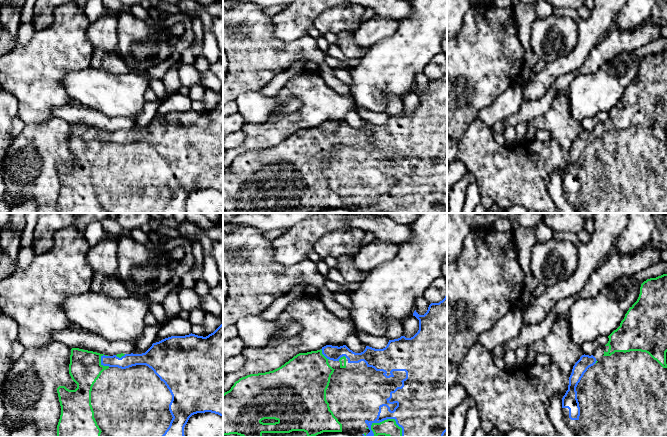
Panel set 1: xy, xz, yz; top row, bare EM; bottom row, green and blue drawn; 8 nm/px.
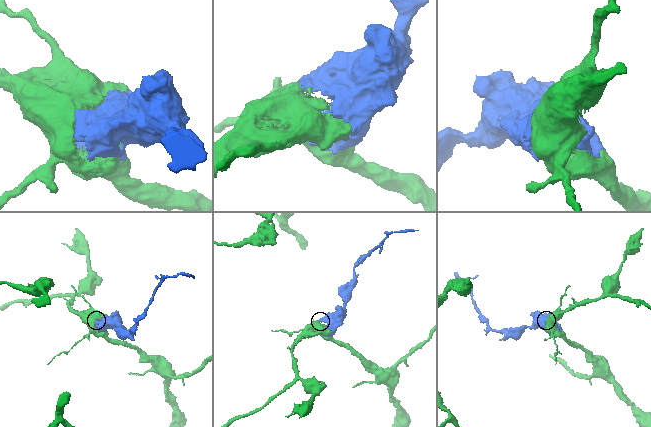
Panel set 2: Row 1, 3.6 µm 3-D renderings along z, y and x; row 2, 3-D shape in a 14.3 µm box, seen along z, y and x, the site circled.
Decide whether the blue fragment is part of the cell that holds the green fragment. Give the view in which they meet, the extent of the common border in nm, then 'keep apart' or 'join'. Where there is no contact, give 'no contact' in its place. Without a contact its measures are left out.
contact in xy; length 120 nm; join

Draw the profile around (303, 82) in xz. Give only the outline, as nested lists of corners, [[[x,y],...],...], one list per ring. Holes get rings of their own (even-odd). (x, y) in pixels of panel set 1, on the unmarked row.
[[[305,71],[291,78],[277,94],[279,100],[295,97],[301,101],[301,107],[286,114],[274,114],[263,124],[244,123],[242,130],[245,133],[244,142],[223,153],[224,169],[229,167],[236,157],[250,150],[273,147],[299,129],[307,129],[322,125],[326,121],[343,122],[346,115],[354,109],[354,100],[351,97],[339,95],[332,89],[319,74],[308,74]]]

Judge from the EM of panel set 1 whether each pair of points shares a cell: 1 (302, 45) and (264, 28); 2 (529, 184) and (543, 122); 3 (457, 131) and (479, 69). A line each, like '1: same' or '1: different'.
1: same
2: same
3: same

